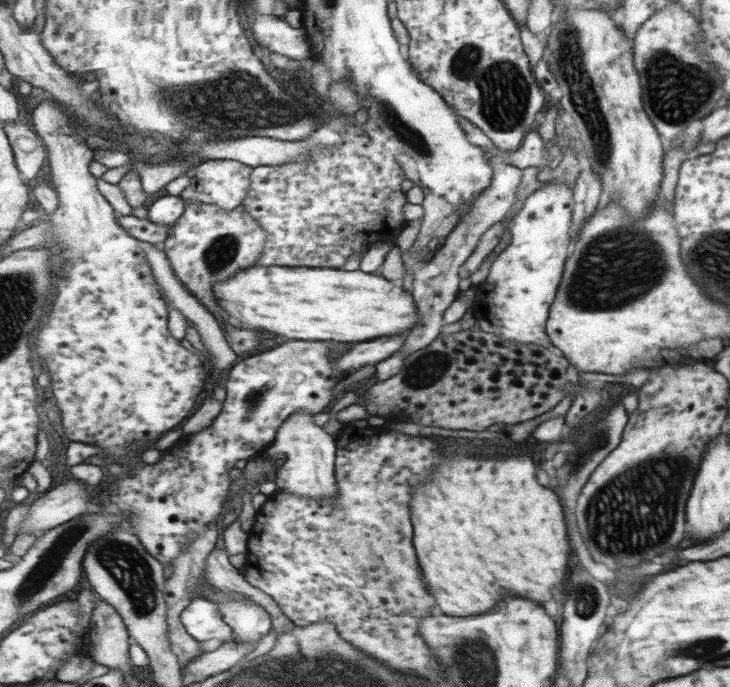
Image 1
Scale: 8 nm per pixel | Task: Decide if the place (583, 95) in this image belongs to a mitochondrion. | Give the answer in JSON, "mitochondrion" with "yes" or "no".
{"mitochondrion":"yes"}

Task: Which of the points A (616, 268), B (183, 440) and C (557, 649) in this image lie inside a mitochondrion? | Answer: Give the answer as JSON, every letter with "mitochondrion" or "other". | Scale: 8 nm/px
{"A":"mitochondrion","B":"other","C":"other"}

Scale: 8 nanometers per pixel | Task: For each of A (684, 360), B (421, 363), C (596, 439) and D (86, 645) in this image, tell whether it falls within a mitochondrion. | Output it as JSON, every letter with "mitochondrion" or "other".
{"A":"other","B":"mitochondrion","C":"mitochondrion","D":"other"}

